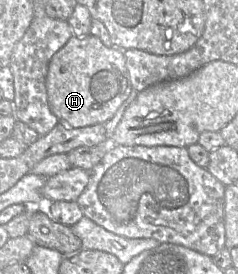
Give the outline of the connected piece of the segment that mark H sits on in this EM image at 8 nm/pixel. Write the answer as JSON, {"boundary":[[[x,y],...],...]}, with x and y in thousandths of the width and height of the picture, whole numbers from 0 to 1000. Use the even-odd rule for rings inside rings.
{"boundary":[[[307,128],[218,204],[206,226],[193,328],[210,401],[248,445],[298,467],[441,453],[483,420],[555,332],[546,281],[525,237],[525,197],[508,179],[441,168],[403,131],[319,135]]]}

